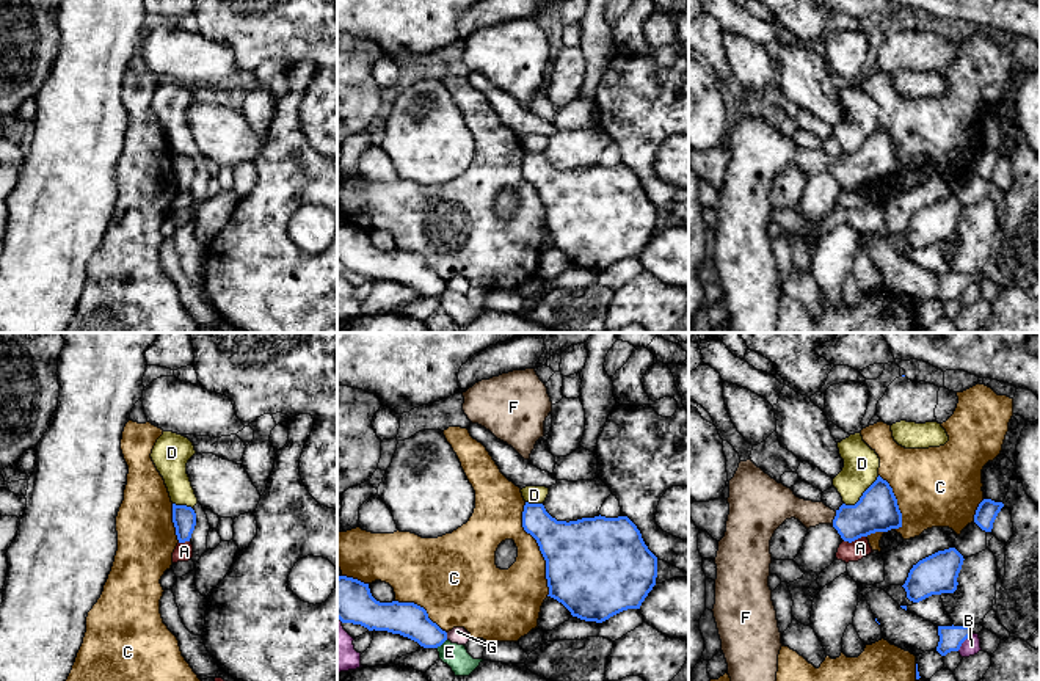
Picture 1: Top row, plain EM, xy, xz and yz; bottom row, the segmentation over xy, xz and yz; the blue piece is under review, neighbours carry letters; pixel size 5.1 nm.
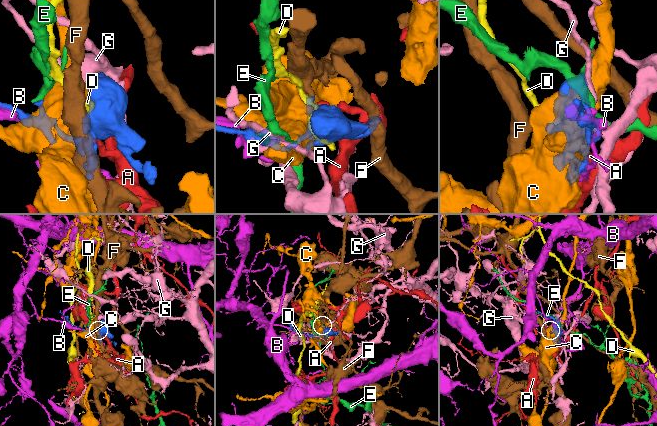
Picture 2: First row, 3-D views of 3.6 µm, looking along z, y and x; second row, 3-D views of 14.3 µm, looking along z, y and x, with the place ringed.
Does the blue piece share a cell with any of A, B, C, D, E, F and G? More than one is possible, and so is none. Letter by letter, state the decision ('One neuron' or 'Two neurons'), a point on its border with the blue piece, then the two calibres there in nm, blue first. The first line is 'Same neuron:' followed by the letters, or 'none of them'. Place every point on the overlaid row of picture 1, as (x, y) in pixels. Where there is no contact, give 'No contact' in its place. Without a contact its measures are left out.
Same neuron: F
A: Two neurons. Touches blue at yz (854, 540). Thickness 220 nm (blue) against 100 nm
B: Two neurons. Touches blue at yz (963, 640). Thickness 130 nm (blue) against 90 nm
C: Two neurons. Touches blue at xz (540, 549). Thickness 440 nm (blue) against 260 nm
D: Two neurons. Touches blue at yz (863, 495). Thickness 220 nm (blue) against 180 nm
E: Two neurons. Touches blue at xz (441, 644). Thickness 180 nm (blue) against 120 nm
F: One neuron. Touches blue at yz (835, 518). Thickness 220 nm (blue) against 130 nm
G: Two neurons. Touches blue at xz (446, 636). Thickness 180 nm (blue) against 90 nm

